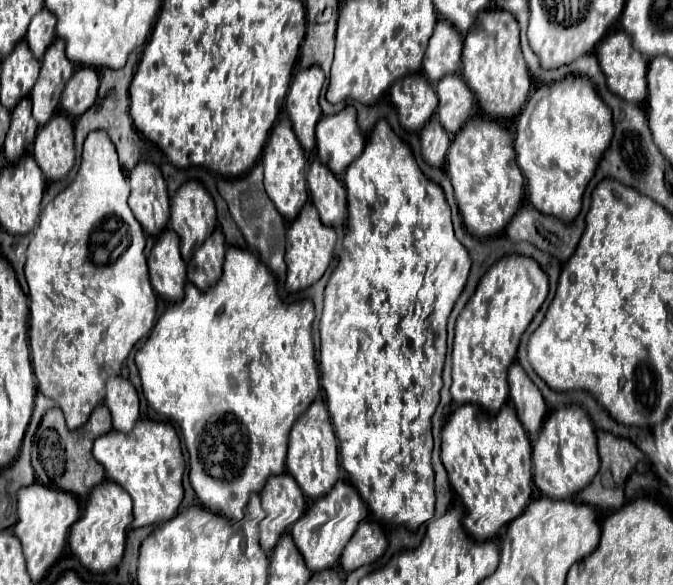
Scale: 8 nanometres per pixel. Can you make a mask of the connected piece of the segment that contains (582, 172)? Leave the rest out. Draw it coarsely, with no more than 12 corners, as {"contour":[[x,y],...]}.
{"contour":[[585,77],[517,117],[527,199],[571,223],[613,137]]}

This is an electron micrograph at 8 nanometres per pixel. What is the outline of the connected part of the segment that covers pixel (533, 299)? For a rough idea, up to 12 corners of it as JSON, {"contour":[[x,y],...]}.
{"contour":[[529,257],[497,261],[461,311],[455,405],[497,415],[547,299]]}

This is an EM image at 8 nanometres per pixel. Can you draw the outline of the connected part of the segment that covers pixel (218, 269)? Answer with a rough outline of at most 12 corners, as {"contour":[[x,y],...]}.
{"contour":[[221,229],[199,247],[187,265],[199,291],[221,279],[225,237]]}

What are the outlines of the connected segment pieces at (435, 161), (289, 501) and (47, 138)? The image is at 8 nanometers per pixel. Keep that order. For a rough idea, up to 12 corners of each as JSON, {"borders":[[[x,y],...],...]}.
{"borders":[[[439,119],[421,135],[421,155],[431,167],[443,167],[451,137]],[[289,473],[261,491],[259,545],[271,553],[305,513],[305,495]],[[59,113],[39,129],[33,157],[49,181],[75,163],[73,121]]]}

